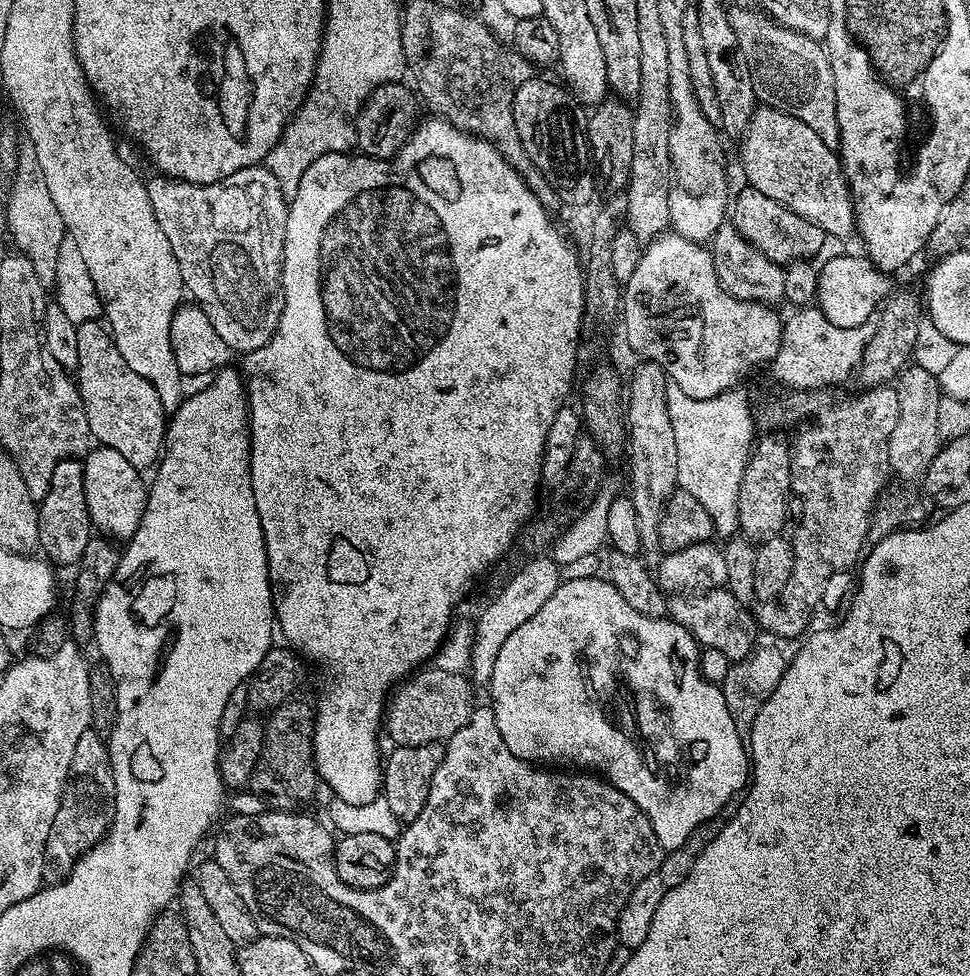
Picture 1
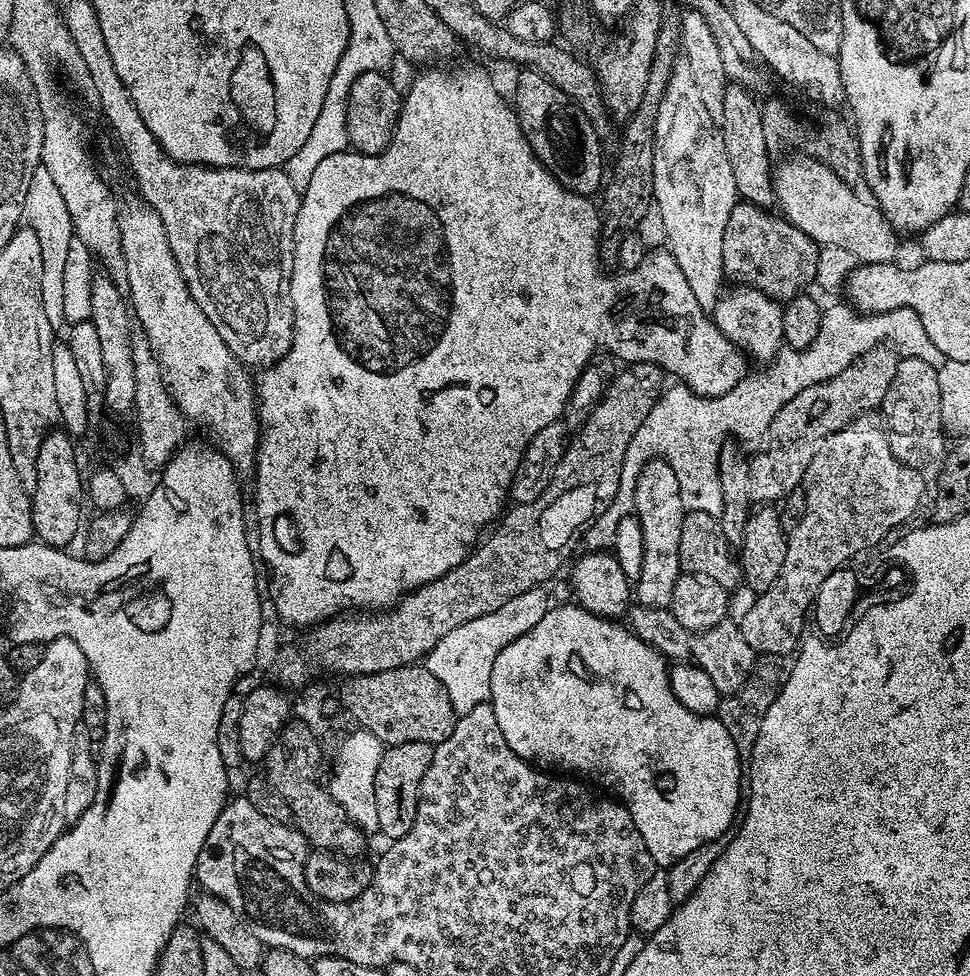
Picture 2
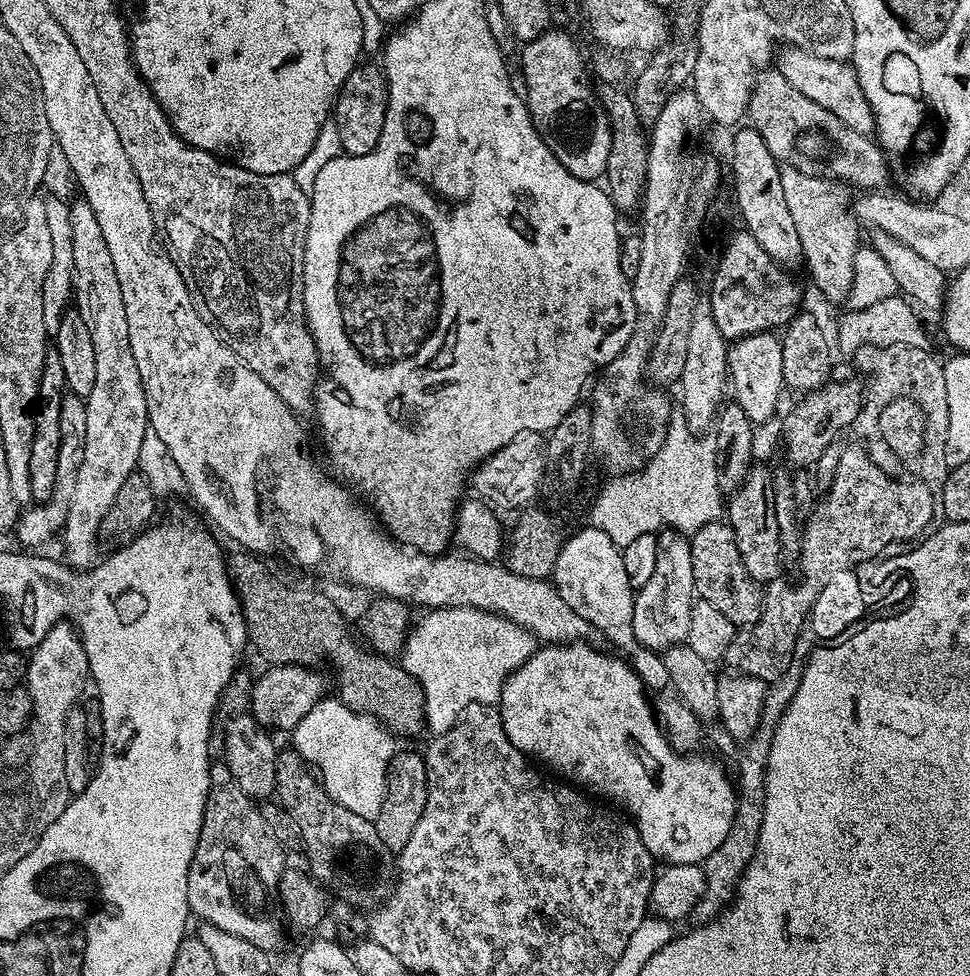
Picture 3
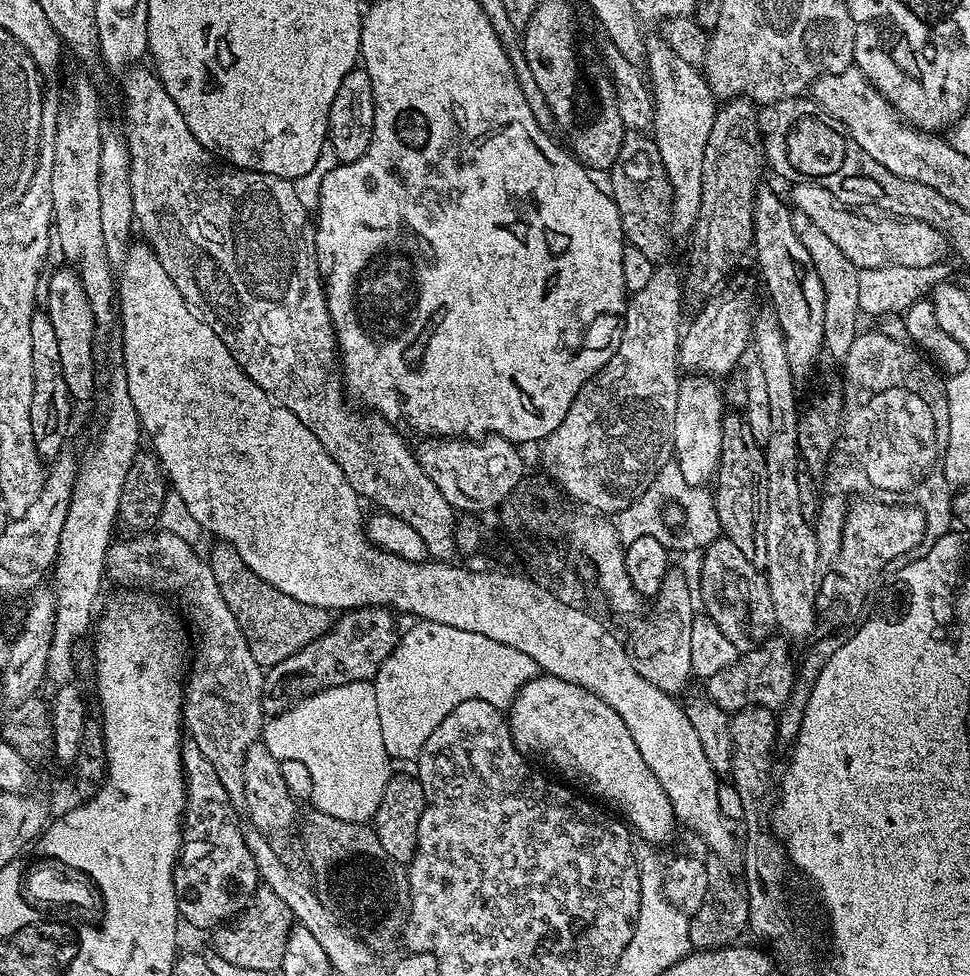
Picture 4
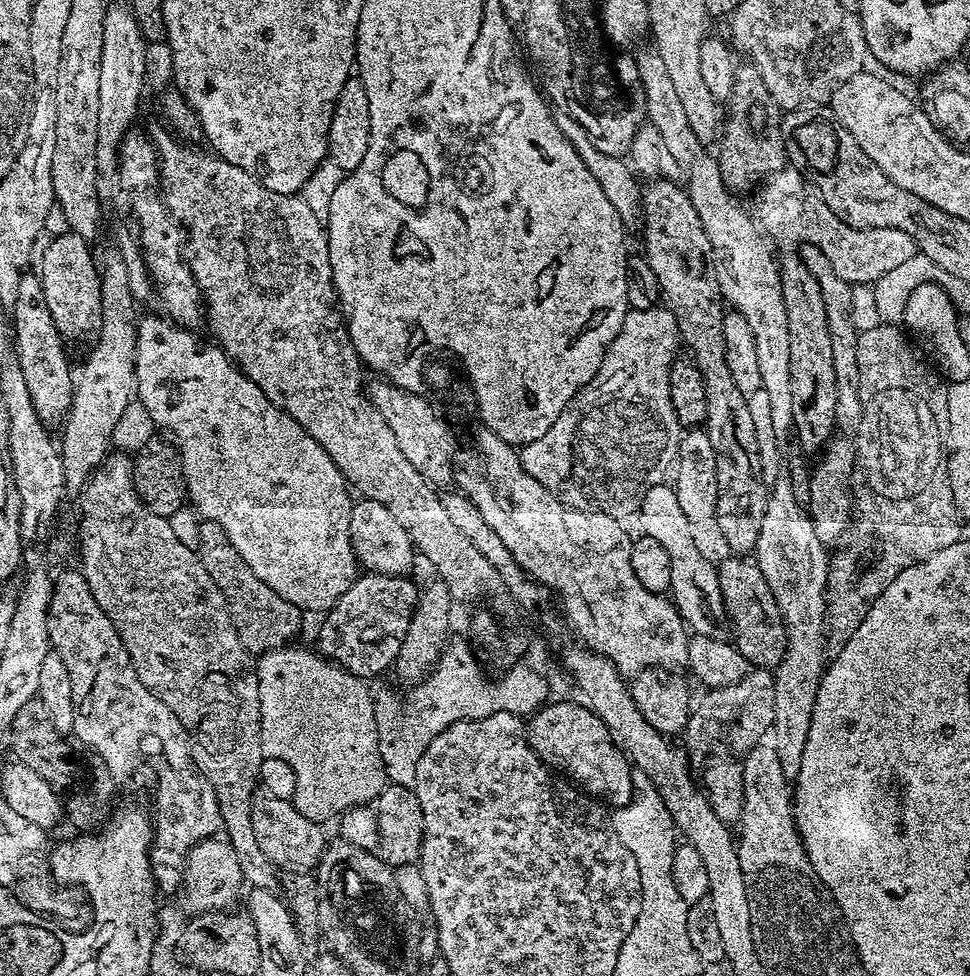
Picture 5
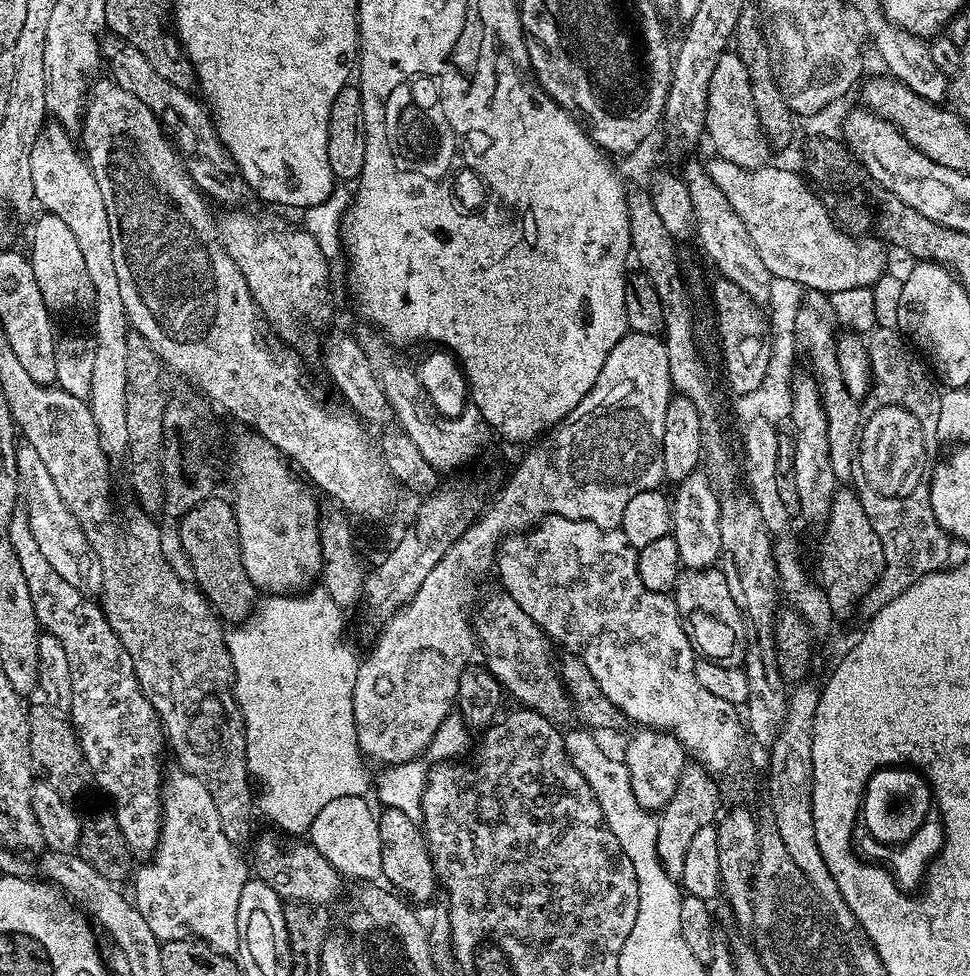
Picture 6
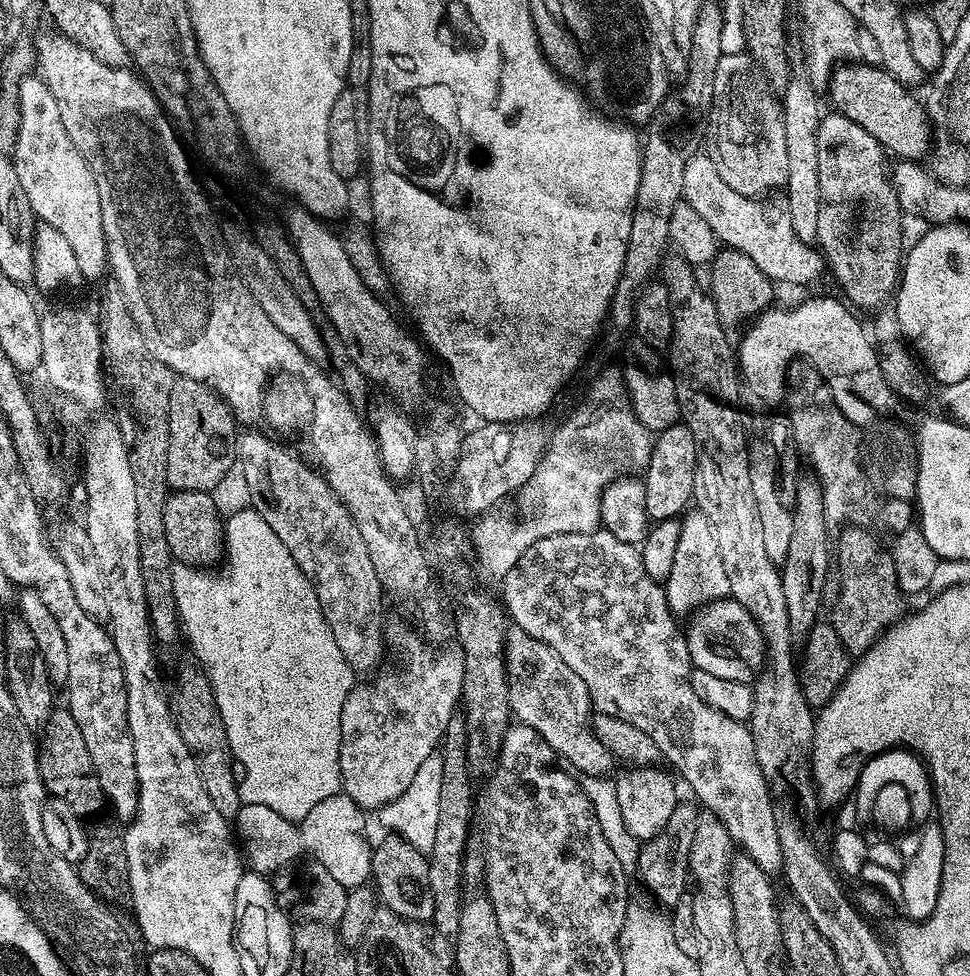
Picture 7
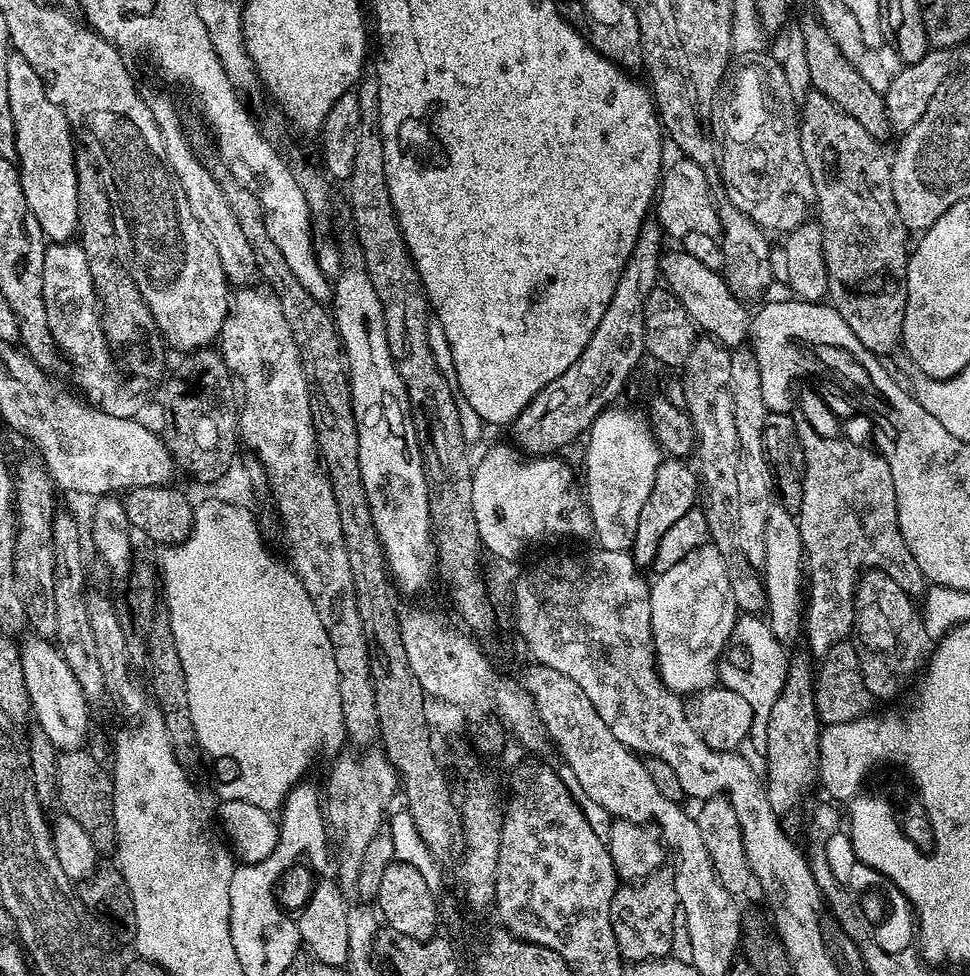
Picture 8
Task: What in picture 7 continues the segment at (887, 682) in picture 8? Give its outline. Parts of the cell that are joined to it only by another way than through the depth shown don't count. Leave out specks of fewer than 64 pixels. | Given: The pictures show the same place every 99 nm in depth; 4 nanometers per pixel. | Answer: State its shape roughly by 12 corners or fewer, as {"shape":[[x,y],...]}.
{"shape":[[848,526],[830,623],[853,657],[905,615],[891,551]]}

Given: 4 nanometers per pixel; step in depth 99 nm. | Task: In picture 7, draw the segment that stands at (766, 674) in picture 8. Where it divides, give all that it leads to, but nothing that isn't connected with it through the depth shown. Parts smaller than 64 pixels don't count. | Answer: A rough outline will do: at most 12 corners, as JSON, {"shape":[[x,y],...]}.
{"shape":[[725,598],[697,611],[688,659],[751,685],[766,667],[750,614]]}

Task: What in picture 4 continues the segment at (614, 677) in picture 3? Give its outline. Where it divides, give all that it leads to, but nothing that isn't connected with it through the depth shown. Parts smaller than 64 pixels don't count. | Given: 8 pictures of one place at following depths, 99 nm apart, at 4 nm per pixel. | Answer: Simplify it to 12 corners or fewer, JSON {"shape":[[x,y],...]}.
{"shape":[[537,674],[508,705],[519,752],[581,780],[643,841],[678,817],[626,722]]}

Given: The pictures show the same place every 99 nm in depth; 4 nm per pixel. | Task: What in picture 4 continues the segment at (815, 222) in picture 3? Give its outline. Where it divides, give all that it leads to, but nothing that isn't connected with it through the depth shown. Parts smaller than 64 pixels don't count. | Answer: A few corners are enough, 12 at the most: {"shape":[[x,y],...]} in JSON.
{"shape":[[798,211],[791,213],[828,288],[824,348],[843,358],[861,331],[859,271]]}

